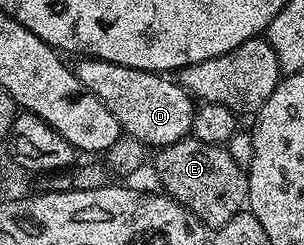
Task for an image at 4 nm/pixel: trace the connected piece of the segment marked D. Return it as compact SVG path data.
M84 57L77 63L79 64L75 64L74 70L79 83L94 93L106 105L110 113L114 114L123 134L138 137L138 141L142 141L144 146L149 149L168 147L171 143L177 143L179 139L189 138L196 105L191 95L184 90L177 80L159 72L130 69L128 66L108 62L105 59Z

